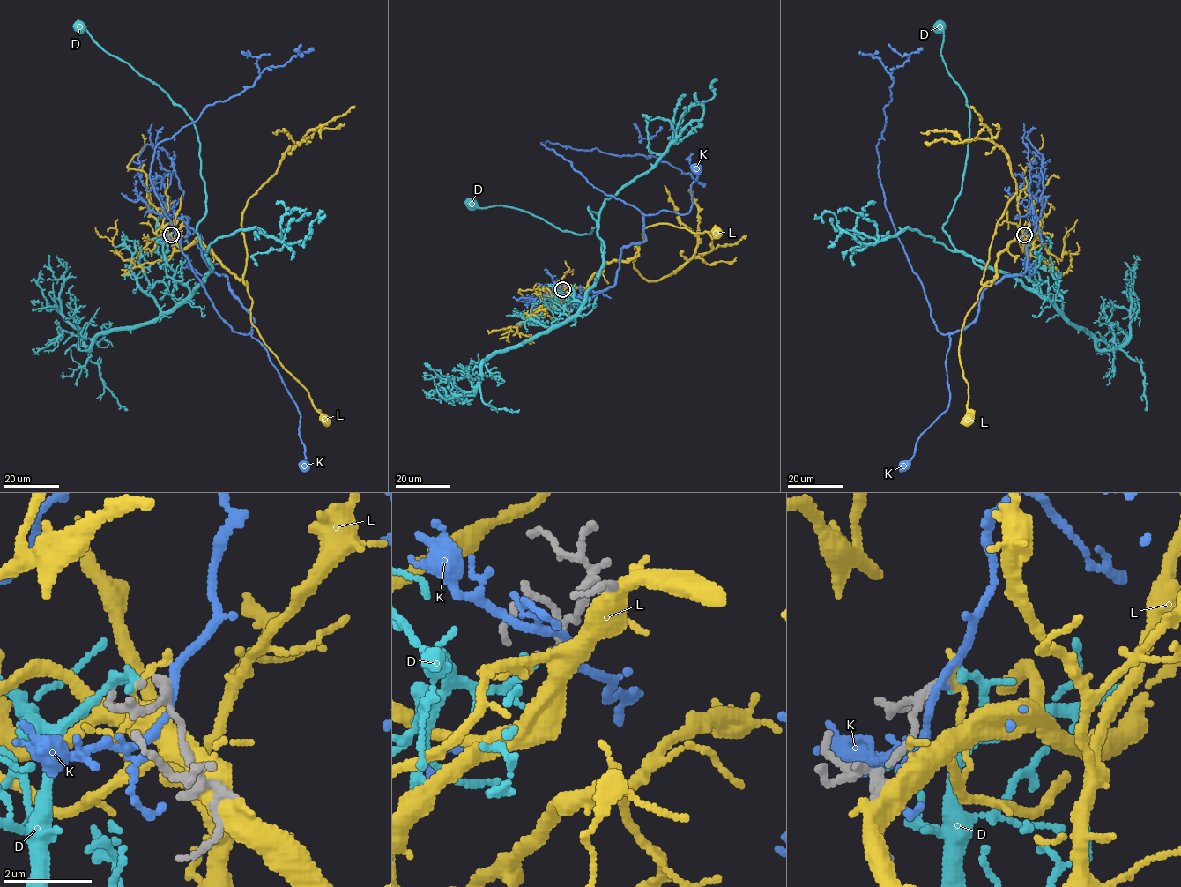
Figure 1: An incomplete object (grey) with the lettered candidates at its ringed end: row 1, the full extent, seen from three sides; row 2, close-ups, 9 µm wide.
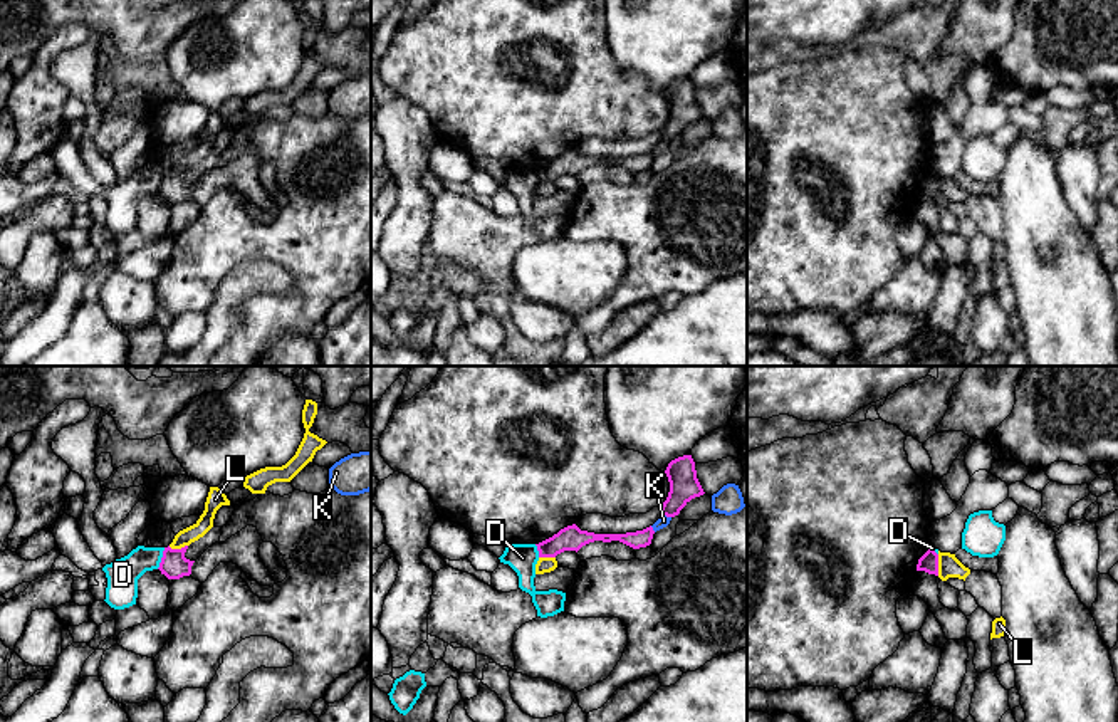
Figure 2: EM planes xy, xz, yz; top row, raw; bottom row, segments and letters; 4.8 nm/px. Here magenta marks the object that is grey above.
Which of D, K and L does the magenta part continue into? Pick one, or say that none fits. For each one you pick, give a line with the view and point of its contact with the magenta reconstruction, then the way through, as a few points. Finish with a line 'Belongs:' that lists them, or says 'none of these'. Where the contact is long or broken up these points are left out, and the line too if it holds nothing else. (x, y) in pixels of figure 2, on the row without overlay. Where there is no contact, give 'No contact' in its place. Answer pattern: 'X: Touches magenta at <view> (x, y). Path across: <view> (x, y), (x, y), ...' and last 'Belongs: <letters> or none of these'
Belongs: none of these

